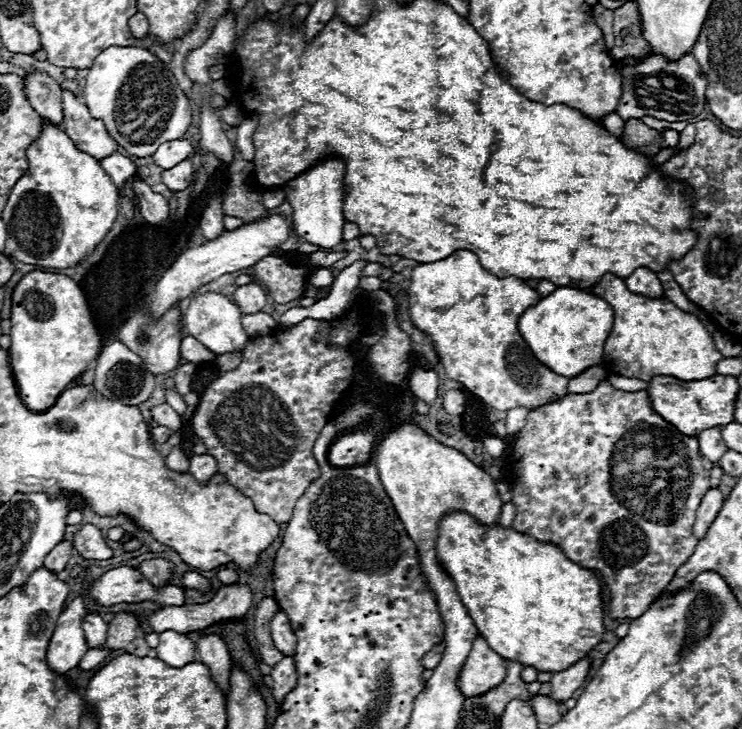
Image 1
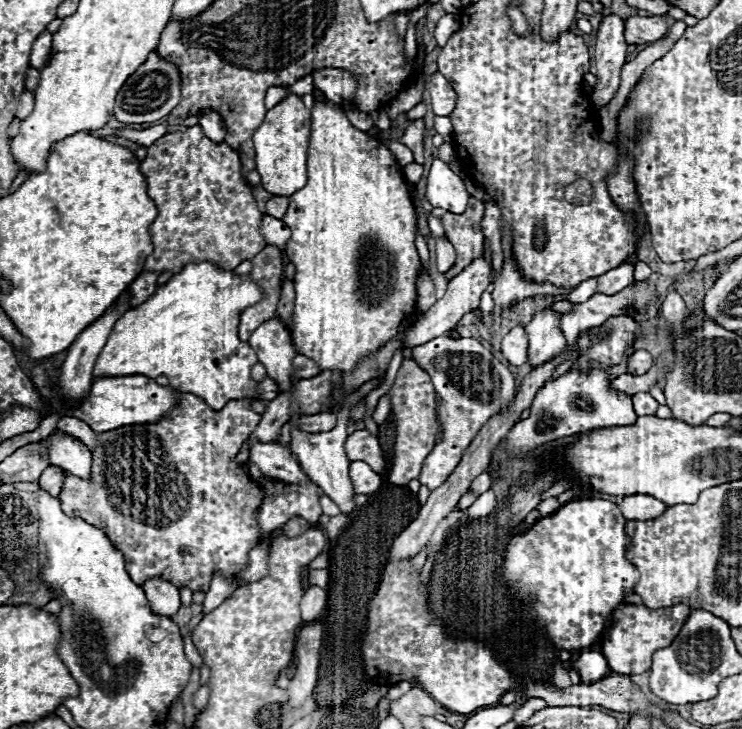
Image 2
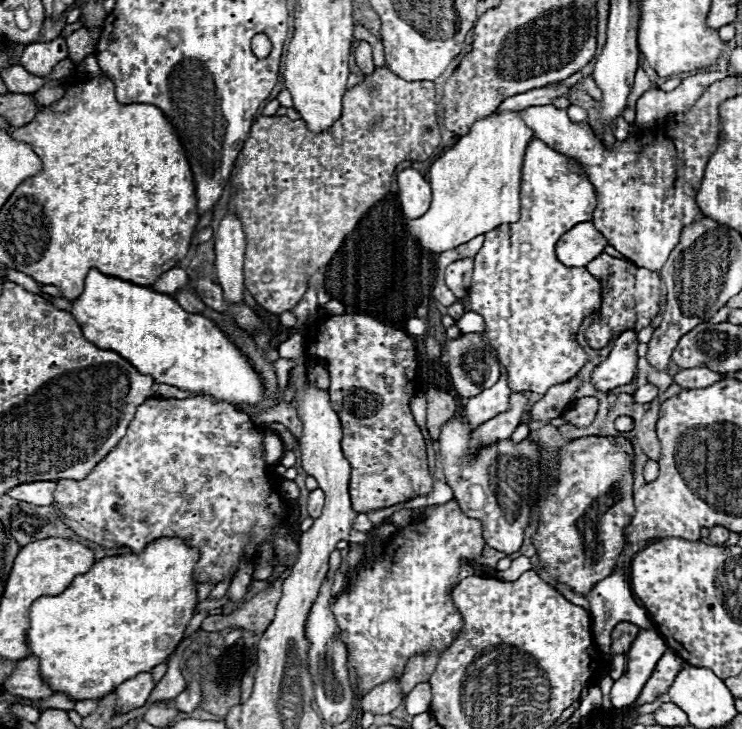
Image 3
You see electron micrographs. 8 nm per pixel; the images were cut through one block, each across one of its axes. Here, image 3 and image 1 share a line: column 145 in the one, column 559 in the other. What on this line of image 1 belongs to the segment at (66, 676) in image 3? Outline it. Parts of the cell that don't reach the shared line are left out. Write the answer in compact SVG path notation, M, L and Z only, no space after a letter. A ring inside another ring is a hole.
M452 512L448 514L442 522L440 522L440 536L436 540L436 552L438 552L438 558L440 558L440 564L444 566L444 570L450 574L450 578L454 580L456 584L456 590L458 590L458 596L462 600L462 604L466 606L470 618L474 620L478 632L482 638L486 638L486 642L490 644L492 650L496 650L500 656L508 658L508 660L514 660L514 662L520 662L522 666L534 666L538 672L562 672L566 668L570 668L572 664L576 664L578 660L586 658L602 640L604 636L604 602L602 602L602 588L600 588L600 582L598 578L588 570L588 568L582 568L580 564L572 562L570 558L564 556L564 552L554 546L554 544L546 544L546 542L536 542L532 536L526 536L526 534L520 534L512 528L502 528L502 526L484 526L484 524L478 524L472 516L468 516L466 512Z

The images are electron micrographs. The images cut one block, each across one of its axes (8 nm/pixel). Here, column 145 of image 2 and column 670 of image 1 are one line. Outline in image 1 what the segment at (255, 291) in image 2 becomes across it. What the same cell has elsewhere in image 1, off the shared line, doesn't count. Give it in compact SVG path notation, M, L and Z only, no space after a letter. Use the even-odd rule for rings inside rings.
M606 274L594 288L592 294L606 300L614 310L614 326L604 344L602 366L618 376L650 380L652 376L674 376L678 380L704 380L716 372L716 364L724 358L704 324L672 306L666 298L650 300L634 294L626 288L622 278Z

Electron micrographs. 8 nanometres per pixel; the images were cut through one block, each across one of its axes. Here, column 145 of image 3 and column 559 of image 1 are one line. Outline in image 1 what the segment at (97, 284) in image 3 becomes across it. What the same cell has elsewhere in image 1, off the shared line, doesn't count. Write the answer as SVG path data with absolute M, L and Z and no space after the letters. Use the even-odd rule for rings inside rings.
M558 286L552 294L540 298L536 306L524 310L518 318L520 336L526 340L534 356L556 374L574 378L590 366L602 362L604 342L612 330L614 312L602 298L570 286Z

